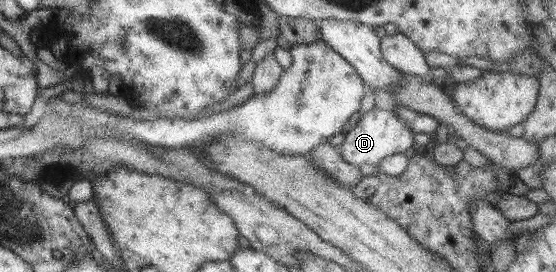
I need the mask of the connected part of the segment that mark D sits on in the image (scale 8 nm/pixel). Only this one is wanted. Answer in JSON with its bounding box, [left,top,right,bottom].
[340,106,414,166]

